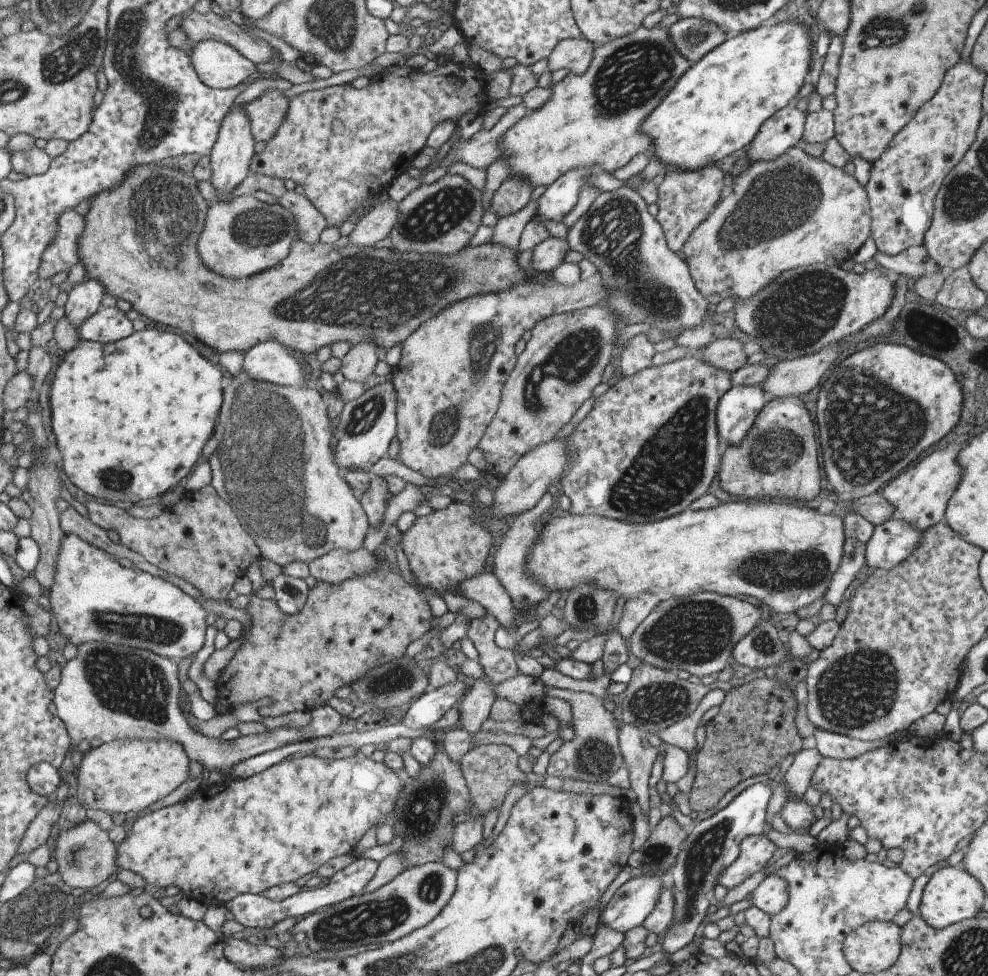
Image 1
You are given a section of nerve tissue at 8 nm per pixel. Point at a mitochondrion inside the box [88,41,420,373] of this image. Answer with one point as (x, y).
(165, 217)

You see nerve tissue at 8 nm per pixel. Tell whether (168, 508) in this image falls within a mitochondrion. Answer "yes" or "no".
no

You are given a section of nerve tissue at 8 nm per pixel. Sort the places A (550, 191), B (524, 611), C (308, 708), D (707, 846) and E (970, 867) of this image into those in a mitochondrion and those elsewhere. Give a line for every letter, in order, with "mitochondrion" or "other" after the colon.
A: other
B: other
C: other
D: mitochondrion
E: other

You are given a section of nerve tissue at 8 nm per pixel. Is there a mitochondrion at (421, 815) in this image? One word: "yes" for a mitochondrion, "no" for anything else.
yes

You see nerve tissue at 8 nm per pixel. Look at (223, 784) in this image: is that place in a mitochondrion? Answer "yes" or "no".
no

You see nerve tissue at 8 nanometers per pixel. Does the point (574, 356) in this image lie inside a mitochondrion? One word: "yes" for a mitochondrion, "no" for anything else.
yes

